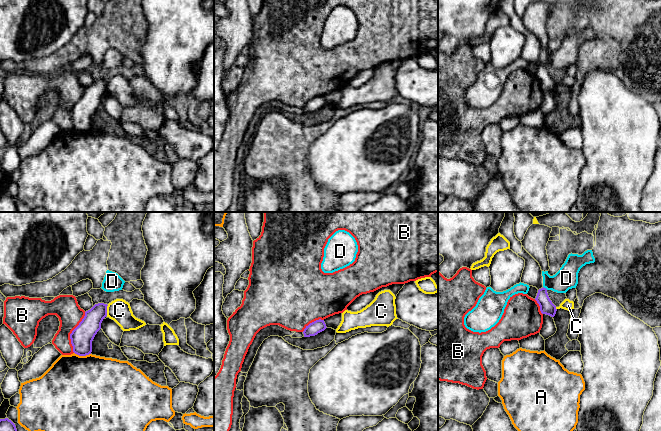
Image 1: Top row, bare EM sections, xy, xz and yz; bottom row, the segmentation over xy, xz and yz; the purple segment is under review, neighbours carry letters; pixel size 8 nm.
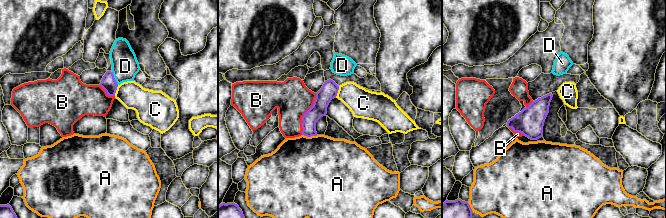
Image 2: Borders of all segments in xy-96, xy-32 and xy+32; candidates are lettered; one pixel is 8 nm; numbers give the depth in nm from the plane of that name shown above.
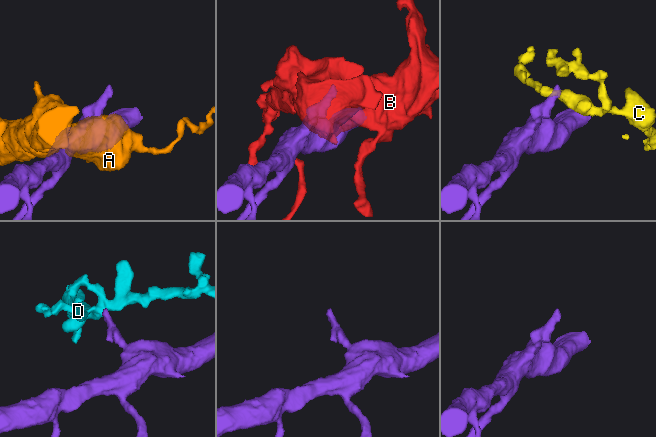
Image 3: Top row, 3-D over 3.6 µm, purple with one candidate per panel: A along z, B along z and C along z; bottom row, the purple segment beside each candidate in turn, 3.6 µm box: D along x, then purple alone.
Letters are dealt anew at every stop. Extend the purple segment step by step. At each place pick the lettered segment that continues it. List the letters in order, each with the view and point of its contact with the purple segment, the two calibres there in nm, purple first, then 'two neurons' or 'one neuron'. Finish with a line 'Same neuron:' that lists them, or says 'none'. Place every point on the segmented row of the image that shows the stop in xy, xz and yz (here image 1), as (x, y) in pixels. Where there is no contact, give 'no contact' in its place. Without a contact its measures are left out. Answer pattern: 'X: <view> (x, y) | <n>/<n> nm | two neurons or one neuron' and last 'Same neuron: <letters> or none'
A: xy (82, 355) | 180/500 nm | two neurons
B: xy (72, 332) | 180/200 nm | two neurons
C: xy (106, 310) | 160/180 nm | two neurons
D: yz (545, 288) | 110/180 nm | two neurons
Same neuron: none

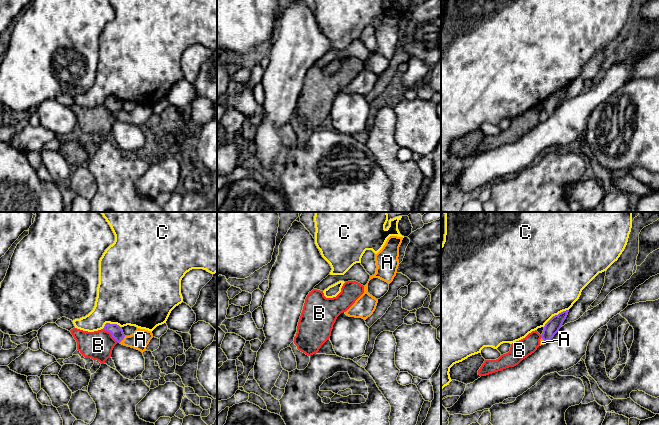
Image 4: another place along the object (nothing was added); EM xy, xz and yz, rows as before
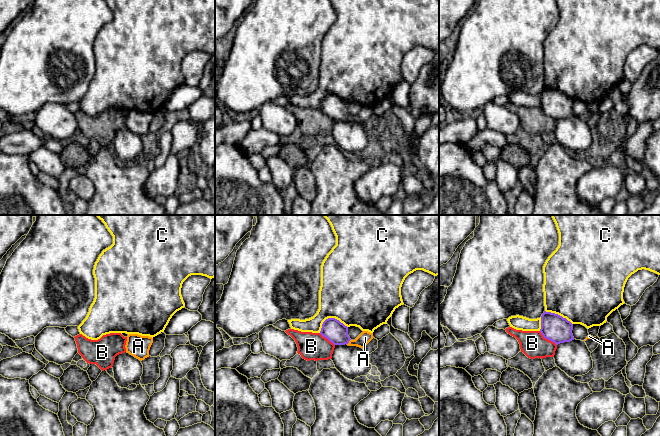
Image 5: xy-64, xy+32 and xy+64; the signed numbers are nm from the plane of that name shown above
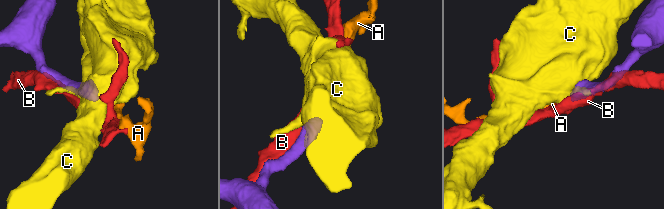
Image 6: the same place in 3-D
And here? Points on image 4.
A: xy (122, 339) | 100/150 nm | one neuron
B: xy (111, 334) | 100/240 nm | two neurons
C: yz (555, 315) | 110/500 nm | two neurons
Same neuron: A

